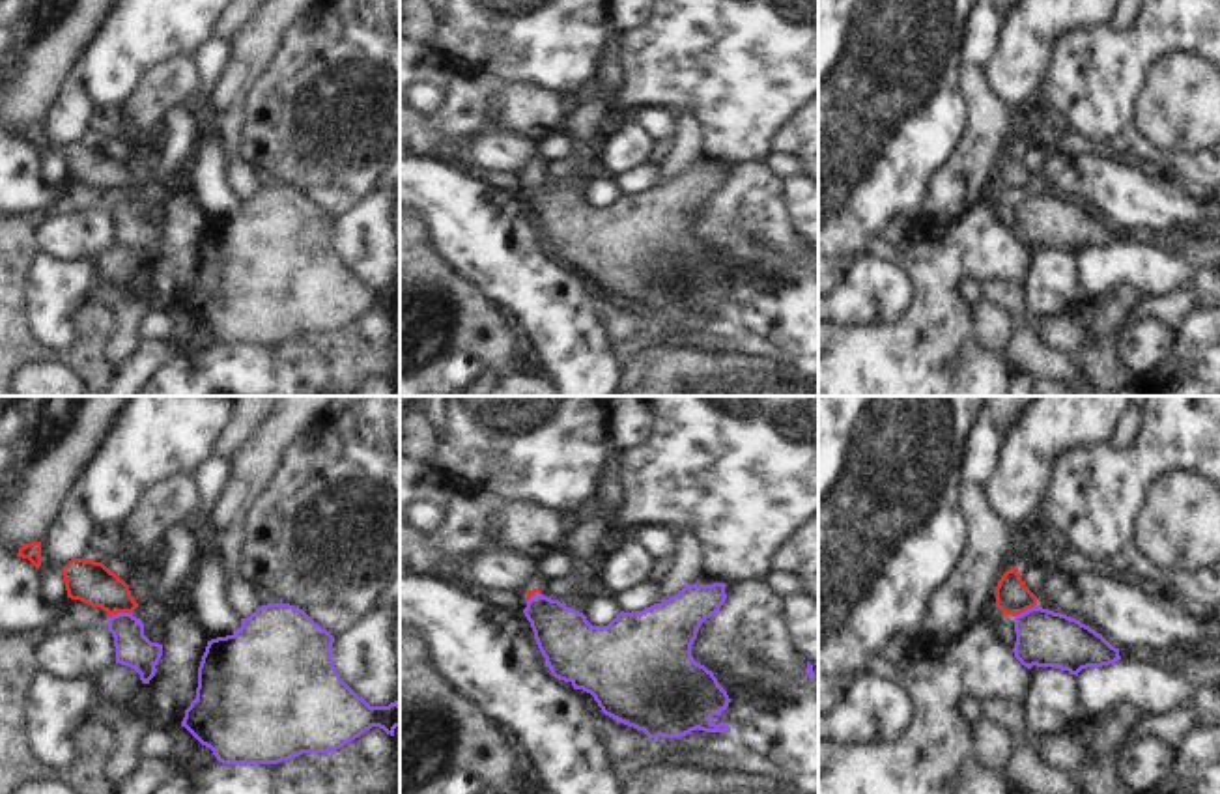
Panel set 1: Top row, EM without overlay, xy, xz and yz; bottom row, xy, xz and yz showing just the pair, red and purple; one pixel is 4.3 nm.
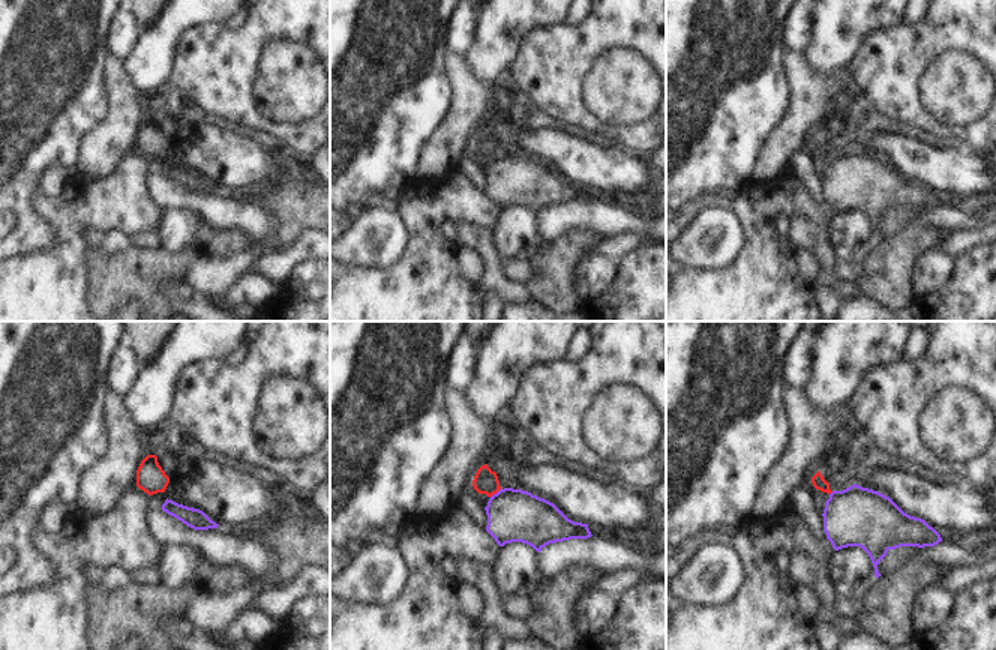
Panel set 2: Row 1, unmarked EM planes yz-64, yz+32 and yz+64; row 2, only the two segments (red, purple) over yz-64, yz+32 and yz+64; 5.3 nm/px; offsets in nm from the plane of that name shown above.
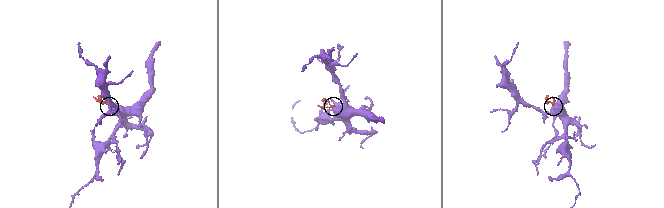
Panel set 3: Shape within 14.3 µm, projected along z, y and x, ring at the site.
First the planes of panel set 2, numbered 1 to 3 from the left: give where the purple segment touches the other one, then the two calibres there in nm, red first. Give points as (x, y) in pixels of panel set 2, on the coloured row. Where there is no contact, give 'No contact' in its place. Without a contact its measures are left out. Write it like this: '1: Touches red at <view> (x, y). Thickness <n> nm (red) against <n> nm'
1: No contact
2: Touches red at yz+32 (495, 493). Thickness 130 nm (red) against 280 nm
3: No contact

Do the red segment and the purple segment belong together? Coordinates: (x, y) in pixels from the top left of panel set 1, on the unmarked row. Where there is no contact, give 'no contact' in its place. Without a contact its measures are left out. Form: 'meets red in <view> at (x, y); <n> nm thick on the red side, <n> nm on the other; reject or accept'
meets red in xy at (120, 193); 180 nm thick on the red side, 160 nm on the other; reject

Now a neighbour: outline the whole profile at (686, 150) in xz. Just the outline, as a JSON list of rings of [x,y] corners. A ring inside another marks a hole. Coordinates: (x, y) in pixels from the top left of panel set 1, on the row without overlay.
[[[682,108],[673,133],[673,146],[660,163],[654,185],[661,185],[678,176],[684,168],[695,166],[702,157],[702,129],[689,108]]]

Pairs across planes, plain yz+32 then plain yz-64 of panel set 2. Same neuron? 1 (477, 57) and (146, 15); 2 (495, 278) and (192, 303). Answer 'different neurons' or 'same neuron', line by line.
1: different neurons
2: same neuron

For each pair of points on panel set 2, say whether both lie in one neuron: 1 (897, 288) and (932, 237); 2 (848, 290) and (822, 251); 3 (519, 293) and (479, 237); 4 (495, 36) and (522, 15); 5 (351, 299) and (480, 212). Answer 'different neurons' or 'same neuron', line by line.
1: same neuron
2: same neuron
3: same neuron
4: same neuron
5: same neuron

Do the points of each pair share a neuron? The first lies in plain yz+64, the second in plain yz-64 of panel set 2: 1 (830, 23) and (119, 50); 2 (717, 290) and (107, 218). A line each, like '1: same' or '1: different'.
1: different
2: same

